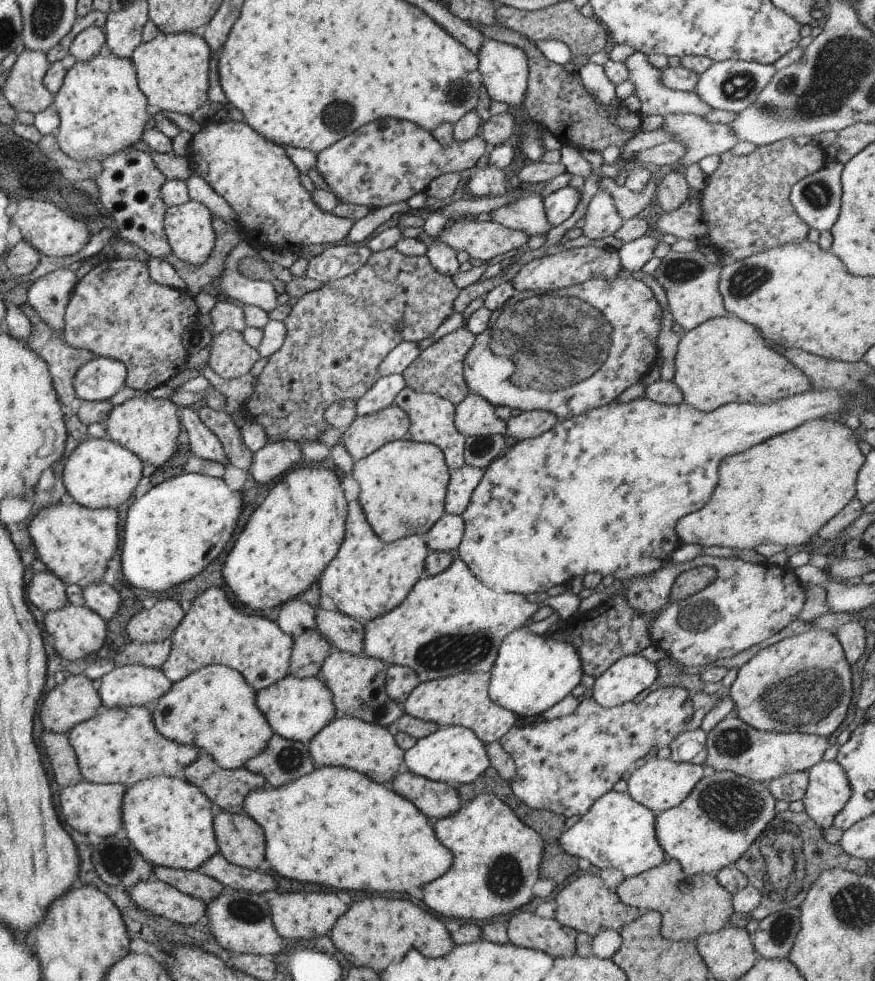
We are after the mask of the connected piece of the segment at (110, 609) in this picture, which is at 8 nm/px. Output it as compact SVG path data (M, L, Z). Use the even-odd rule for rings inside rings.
M94 583L81 587L84 606L98 614L104 621L109 621L117 614L117 608L121 605L123 594L117 594L119 586L107 585L107 583Z

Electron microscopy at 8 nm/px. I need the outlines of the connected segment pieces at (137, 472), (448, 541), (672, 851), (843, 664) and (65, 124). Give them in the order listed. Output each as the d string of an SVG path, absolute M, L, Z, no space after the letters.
M106 437L83 440L77 448L67 456L61 478L66 493L79 506L88 509L110 508L116 509L125 502L131 492L136 492L137 484L141 480L141 462L135 454L119 446Z
M444 513L437 518L433 528L429 528L429 532L425 532L423 540L425 540L426 548L443 550L443 552L453 550L451 554L454 554L455 548L461 542L462 535L463 520L461 520L461 516Z
M708 771L701 781L693 786L693 790L687 794L683 802L655 814L653 830L663 854L681 866L685 876L715 875L721 868L734 864L737 858L749 849L753 840L763 833L769 820L776 814L774 804L766 784L753 782L733 772Z
M810 629L803 634L797 634L791 636L791 638L777 637L774 644L771 644L765 648L762 648L754 654L745 664L743 664L737 670L737 676L733 681L733 684L726 690L728 697L733 702L734 710L733 714L741 720L745 725L749 727L763 731L763 732L801 732L806 734L813 734L817 736L828 737L836 728L841 724L842 720L847 714L847 708L852 696L851 687L851 672L850 665L845 661L843 650L839 642L837 642L833 631L826 631L820 629Z
M112 53L107 56L97 54L89 58L87 62L76 61L65 72L61 88L52 95L51 108L57 112L59 125L55 133L57 147L69 158L73 160L102 160L105 156L121 153L133 142L137 142L141 137L145 122L147 122L147 112L145 112L146 100L137 88L134 66L127 58L118 58Z

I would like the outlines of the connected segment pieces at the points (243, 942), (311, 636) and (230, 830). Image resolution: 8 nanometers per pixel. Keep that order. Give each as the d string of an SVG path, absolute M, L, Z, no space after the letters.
M223 886L221 894L217 894L217 898L213 898L213 902L209 900L209 904L205 904L205 917L207 920L207 930L209 934L215 938L215 942L227 952L248 953L255 955L279 955L283 948L283 939L277 936L276 931L271 924L269 916L269 908L267 908L267 900L270 894L255 892L244 892L234 890Z
M315 629L303 630L292 638L292 642L288 675L303 679L318 676L321 662L327 658L331 645Z
M215 810L211 822L217 852L226 862L256 869L263 860L263 830L247 814Z

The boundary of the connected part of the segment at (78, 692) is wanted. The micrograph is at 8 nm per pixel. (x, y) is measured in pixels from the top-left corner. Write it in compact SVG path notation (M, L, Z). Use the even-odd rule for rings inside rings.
M84 674L73 675L43 696L39 720L45 730L68 733L80 722L93 718L101 704L95 682Z

